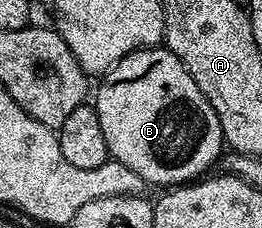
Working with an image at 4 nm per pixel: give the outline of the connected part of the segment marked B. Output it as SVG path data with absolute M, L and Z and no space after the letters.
M164 47L136 49L134 53L126 55L118 65L114 65L108 73L100 78L100 81L101 86L97 89L95 108L99 115L99 127L103 127L103 139L107 139L107 151L109 152L110 158L119 163L123 163L123 167L131 167L131 171L135 171L135 175L142 177L148 186L165 185L161 187L176 187L196 182L198 179L204 178L206 174L212 170L209 168L211 168L216 161L218 164L218 162L222 160L225 136L223 135L223 127L219 123L219 115L215 111L215 107L211 107L211 103L203 95L203 91L199 91L195 79L191 79L191 75L187 71L187 67L183 67L181 60L178 59L170 49Z

